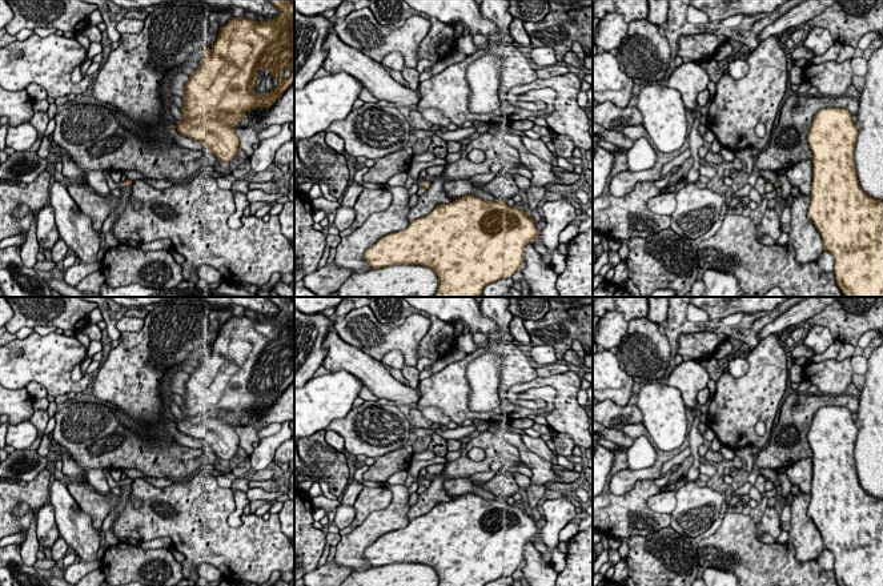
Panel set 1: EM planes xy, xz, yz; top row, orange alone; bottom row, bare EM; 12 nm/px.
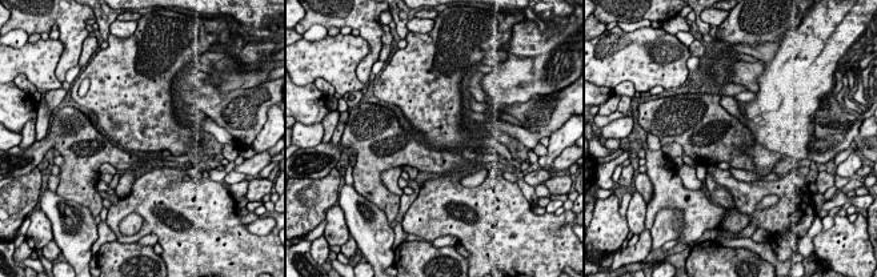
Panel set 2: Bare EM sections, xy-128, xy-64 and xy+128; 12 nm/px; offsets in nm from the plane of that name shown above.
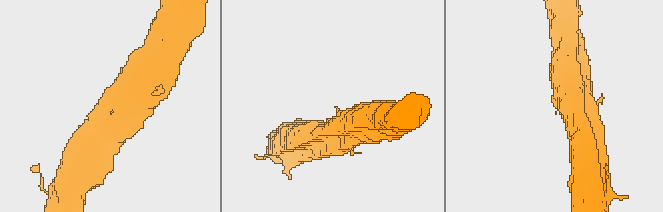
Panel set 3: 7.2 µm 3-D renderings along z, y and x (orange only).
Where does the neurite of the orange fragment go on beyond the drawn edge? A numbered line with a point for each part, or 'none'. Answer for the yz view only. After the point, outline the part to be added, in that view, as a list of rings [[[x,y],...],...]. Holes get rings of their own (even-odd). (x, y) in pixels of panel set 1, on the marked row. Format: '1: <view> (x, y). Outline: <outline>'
none

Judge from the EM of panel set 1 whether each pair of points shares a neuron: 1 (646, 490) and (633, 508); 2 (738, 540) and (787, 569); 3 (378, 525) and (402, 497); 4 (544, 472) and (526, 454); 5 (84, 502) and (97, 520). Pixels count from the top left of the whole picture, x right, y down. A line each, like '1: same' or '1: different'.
1: same
2: same
3: same
4: same
5: same

